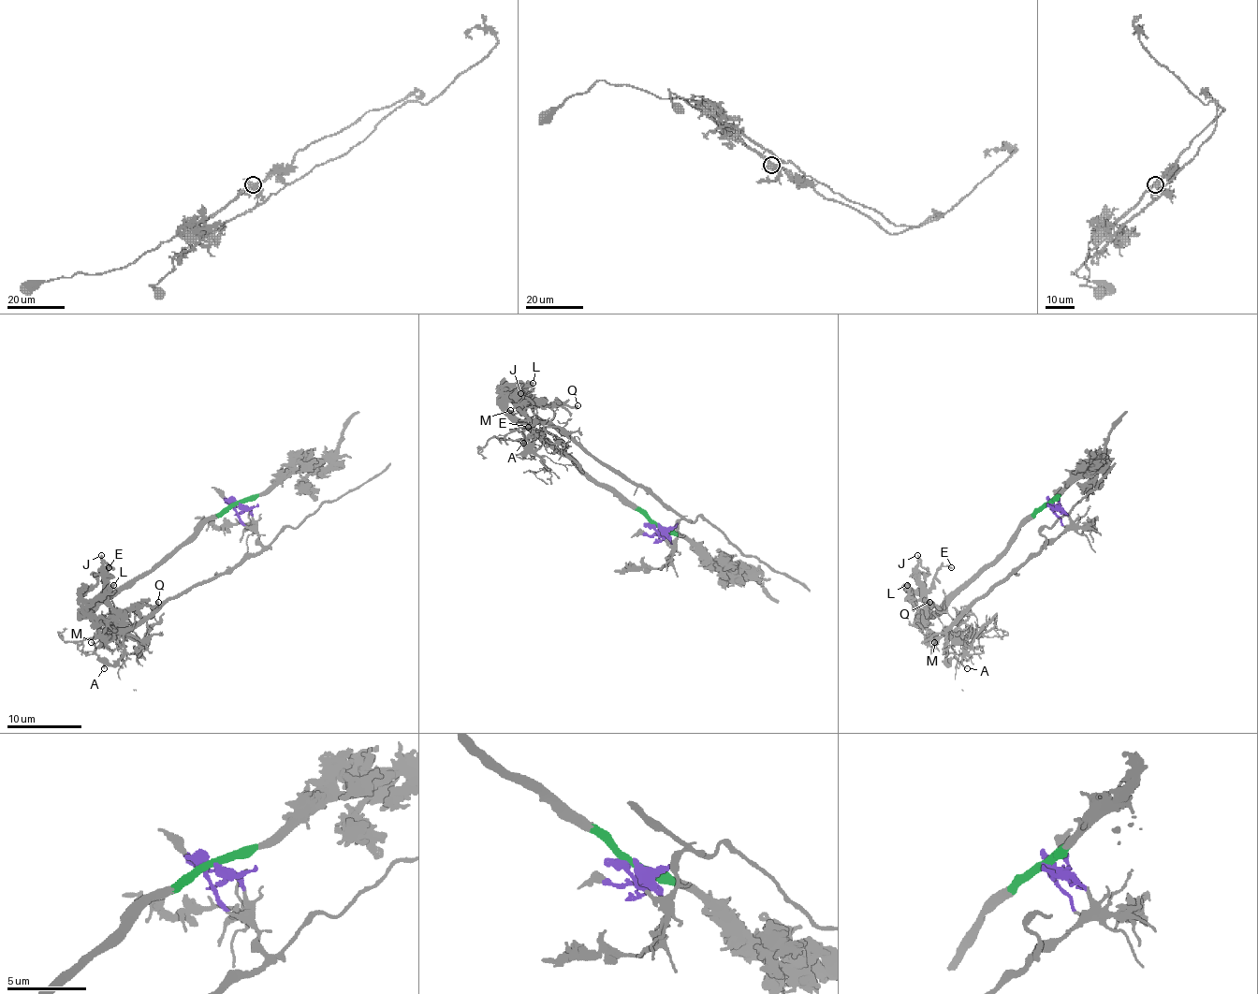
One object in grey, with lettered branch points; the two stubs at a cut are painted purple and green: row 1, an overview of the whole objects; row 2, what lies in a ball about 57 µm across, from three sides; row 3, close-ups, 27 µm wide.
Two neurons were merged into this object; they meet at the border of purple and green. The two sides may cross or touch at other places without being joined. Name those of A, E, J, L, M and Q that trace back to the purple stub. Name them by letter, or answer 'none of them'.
A, M

